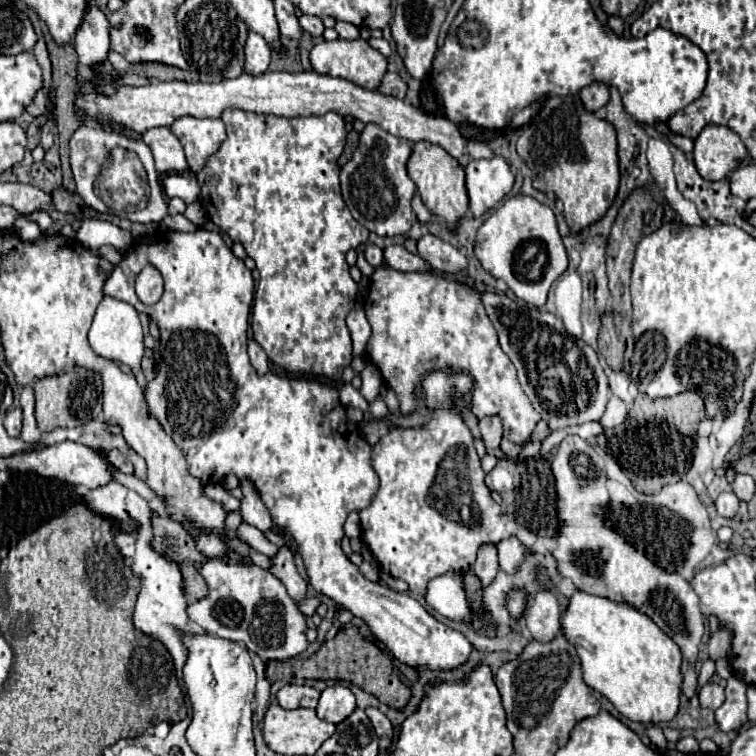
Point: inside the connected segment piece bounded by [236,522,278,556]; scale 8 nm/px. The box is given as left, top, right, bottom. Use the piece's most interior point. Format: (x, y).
(250, 535)

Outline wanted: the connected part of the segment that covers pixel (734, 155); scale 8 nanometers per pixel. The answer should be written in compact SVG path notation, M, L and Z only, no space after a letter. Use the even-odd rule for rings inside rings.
M706 126L694 140L694 164L706 180L724 180L746 154L742 140L726 126Z

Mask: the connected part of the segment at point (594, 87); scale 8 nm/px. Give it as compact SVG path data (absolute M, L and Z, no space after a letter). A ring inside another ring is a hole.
M594 82L594 84L590 84L590 86L586 86L586 88L580 90L580 98L582 98L584 108L586 108L588 112L596 112L596 110L600 110L602 106L606 106L606 102L608 102L608 98L610 98L608 86L602 84L602 82Z

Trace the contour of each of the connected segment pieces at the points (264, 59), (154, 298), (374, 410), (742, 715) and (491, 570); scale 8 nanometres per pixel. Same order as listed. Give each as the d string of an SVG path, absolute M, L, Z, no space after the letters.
M248 32L248 40L244 48L244 72L252 76L264 74L270 64L270 54L272 50L266 44L266 40L256 32Z
M148 264L144 270L142 270L142 296L140 300L144 304L156 304L164 292L164 280L162 280L162 274L152 266Z
M376 398L374 402L370 402L370 406L368 406L368 414L370 414L372 418L384 418L384 416L388 414L384 400L382 400L382 398Z
M736 676L728 678L726 684L726 700L716 710L716 724L722 732L732 732L742 728L748 722L746 716L746 684Z
M484 544L478 552L476 564L474 564L474 574L480 578L480 584L486 588L492 584L492 580L498 574L498 558L496 558L496 546Z

